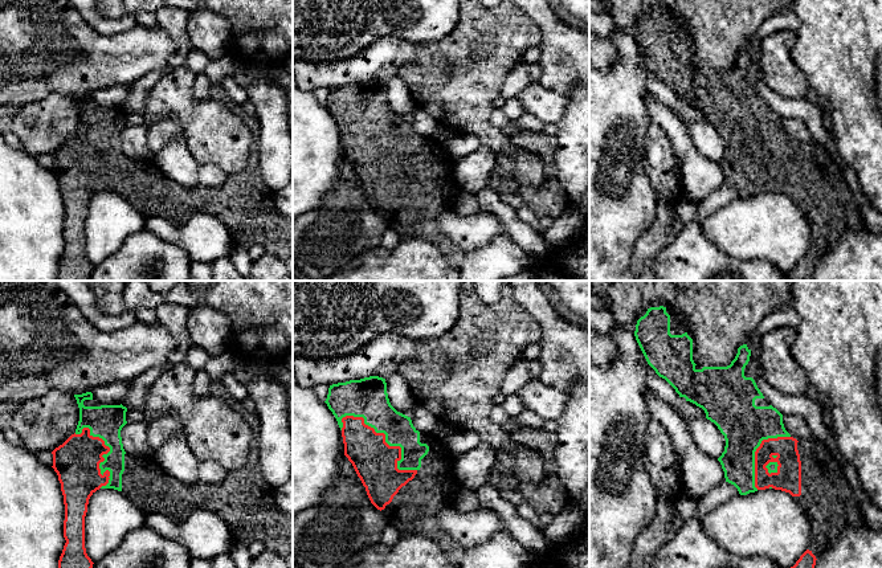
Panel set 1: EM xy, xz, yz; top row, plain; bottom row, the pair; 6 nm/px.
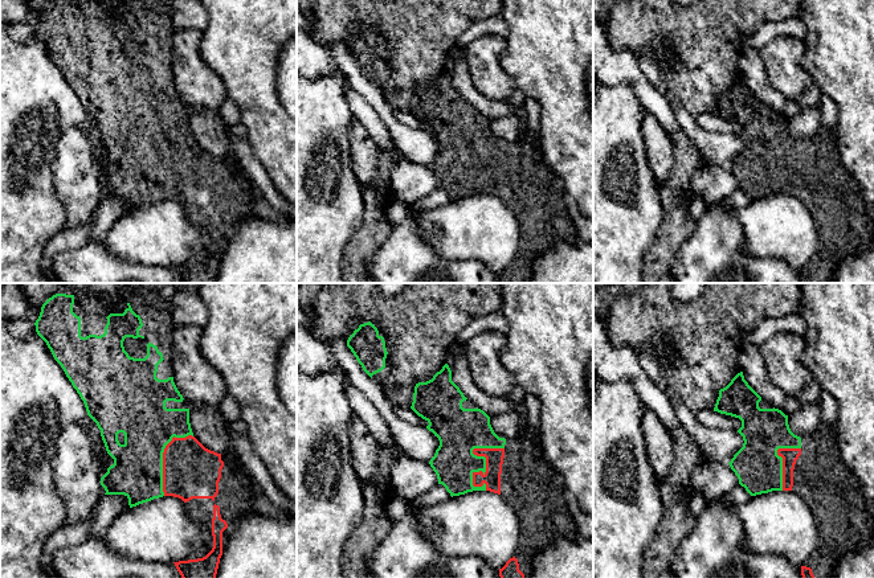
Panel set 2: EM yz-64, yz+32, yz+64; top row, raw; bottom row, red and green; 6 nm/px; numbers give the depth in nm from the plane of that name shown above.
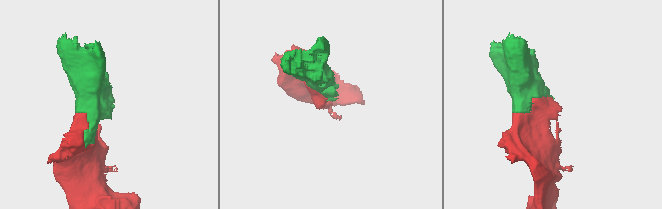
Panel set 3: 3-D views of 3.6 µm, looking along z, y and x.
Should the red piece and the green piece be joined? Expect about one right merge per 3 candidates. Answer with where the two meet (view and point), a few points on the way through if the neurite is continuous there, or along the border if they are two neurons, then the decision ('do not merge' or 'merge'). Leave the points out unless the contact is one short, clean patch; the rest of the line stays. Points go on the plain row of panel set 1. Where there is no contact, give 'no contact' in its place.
meets red in xz at (384, 144); merge

